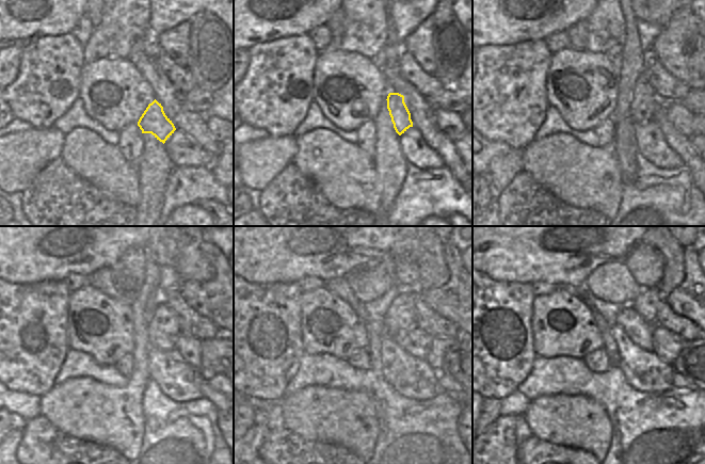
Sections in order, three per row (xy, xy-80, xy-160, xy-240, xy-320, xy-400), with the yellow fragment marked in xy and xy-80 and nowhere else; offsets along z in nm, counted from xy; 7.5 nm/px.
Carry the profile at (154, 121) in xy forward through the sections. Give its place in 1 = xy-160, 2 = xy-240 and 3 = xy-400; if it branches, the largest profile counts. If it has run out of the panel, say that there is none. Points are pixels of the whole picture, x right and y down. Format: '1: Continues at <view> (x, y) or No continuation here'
1: Continues at xy-160 (643, 104)
2: Continues at xy-240 (163, 330)
3: Continues at xy-400 (646, 303)

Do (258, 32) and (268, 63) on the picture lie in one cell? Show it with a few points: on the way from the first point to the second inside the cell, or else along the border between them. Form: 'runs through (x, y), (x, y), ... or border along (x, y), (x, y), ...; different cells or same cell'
border along (286, 37), (256, 43), (247, 49); different cells

